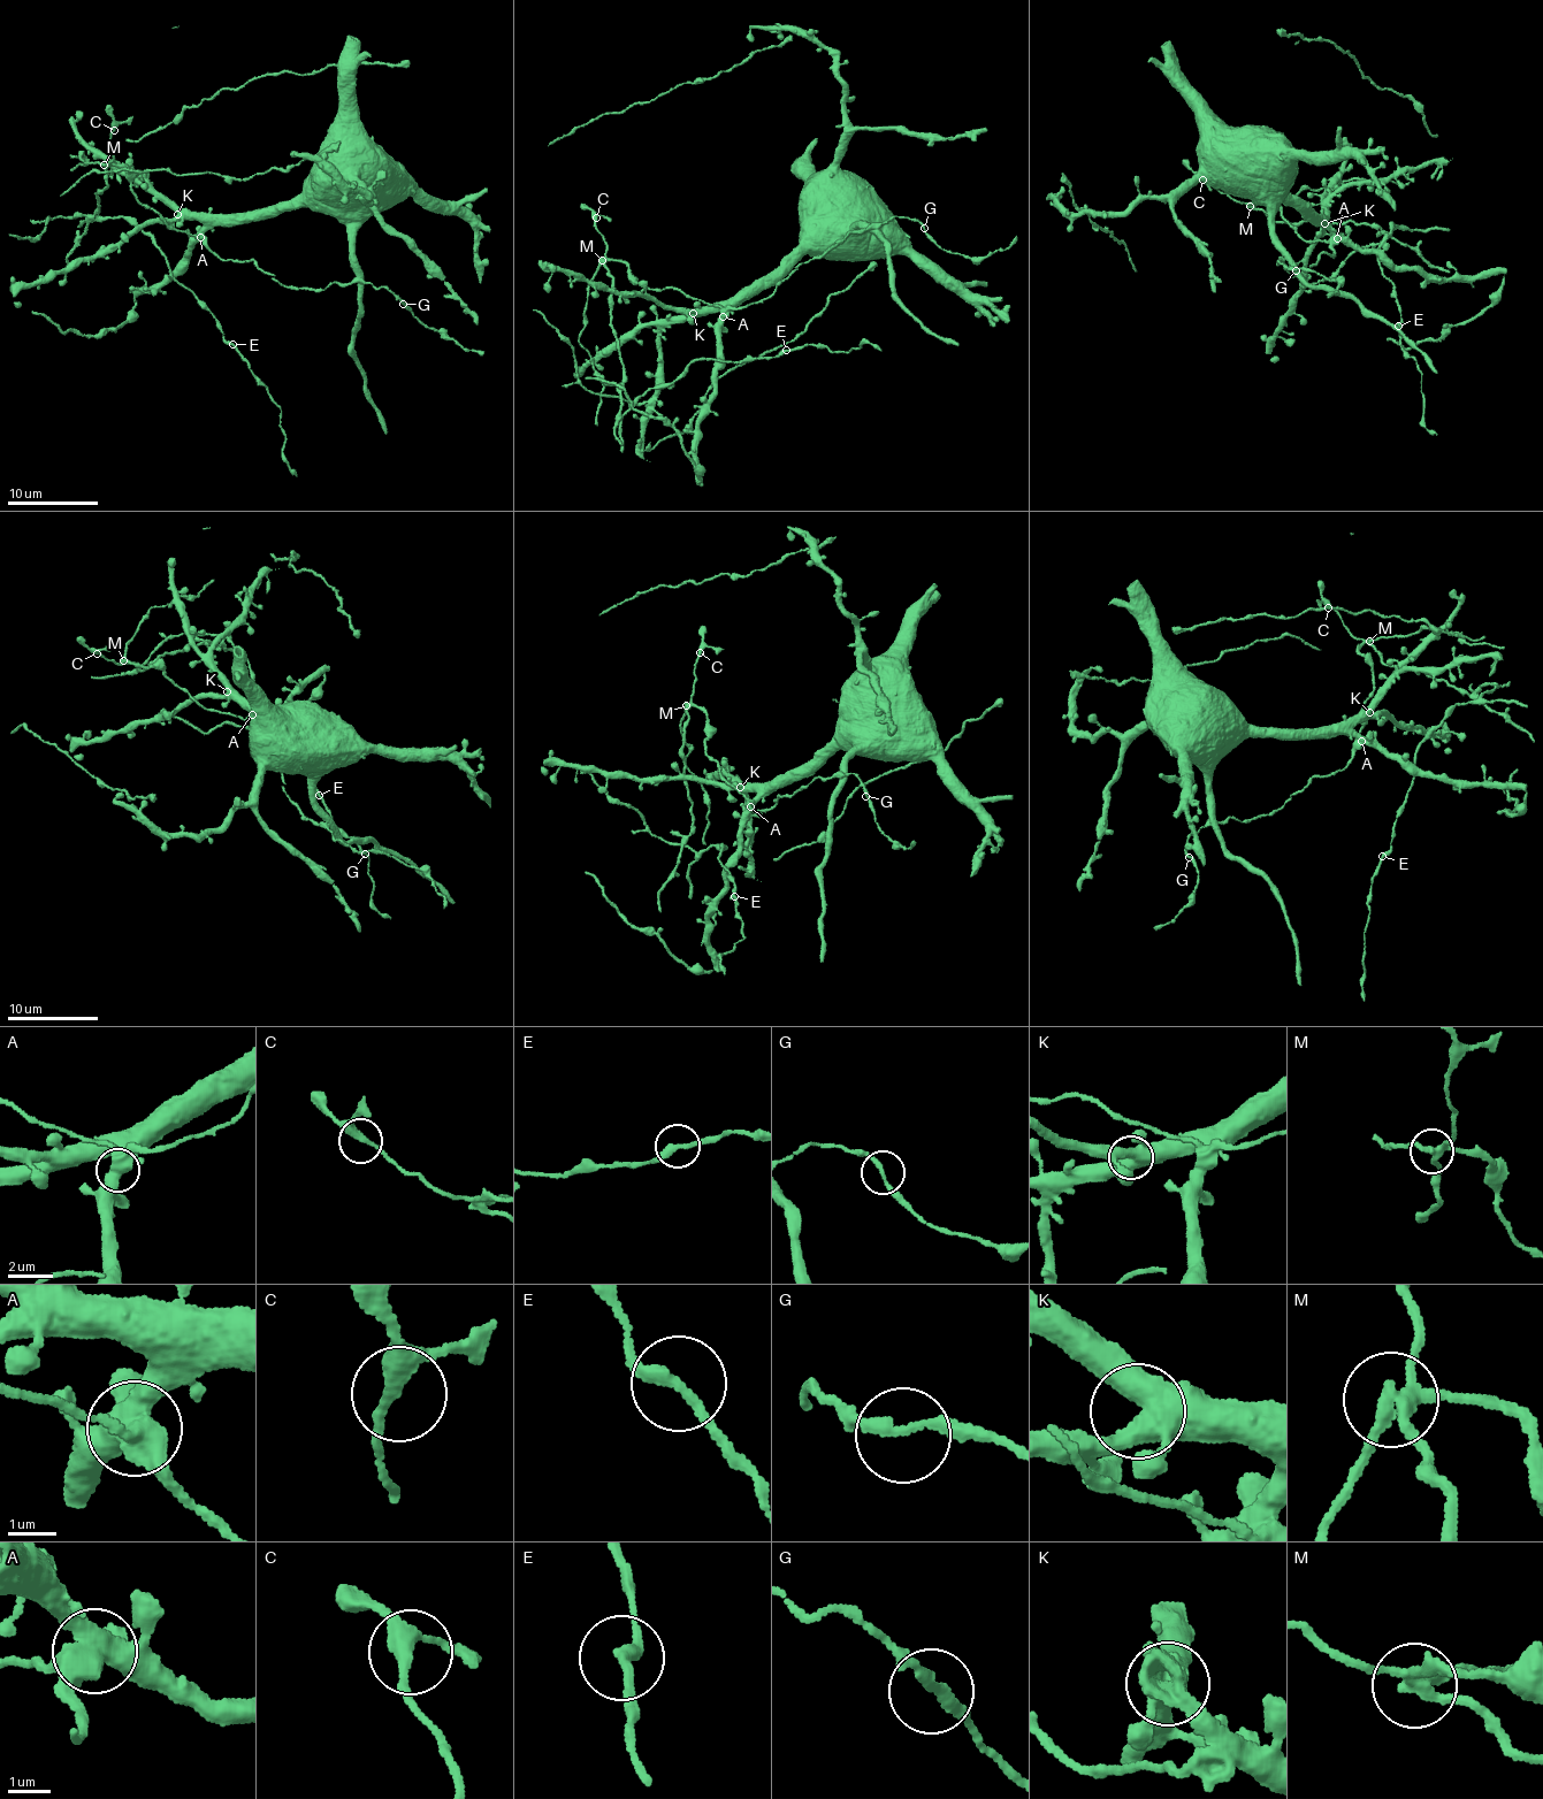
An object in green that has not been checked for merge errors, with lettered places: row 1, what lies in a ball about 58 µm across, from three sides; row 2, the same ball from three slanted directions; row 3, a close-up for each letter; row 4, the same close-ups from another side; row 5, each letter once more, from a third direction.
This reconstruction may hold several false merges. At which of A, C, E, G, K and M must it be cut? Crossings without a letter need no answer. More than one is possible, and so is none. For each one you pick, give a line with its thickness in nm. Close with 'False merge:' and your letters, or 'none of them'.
A: 550 nm thick
E: 280 nm thick
M: 280 nm thick
False merge: A, E, M

